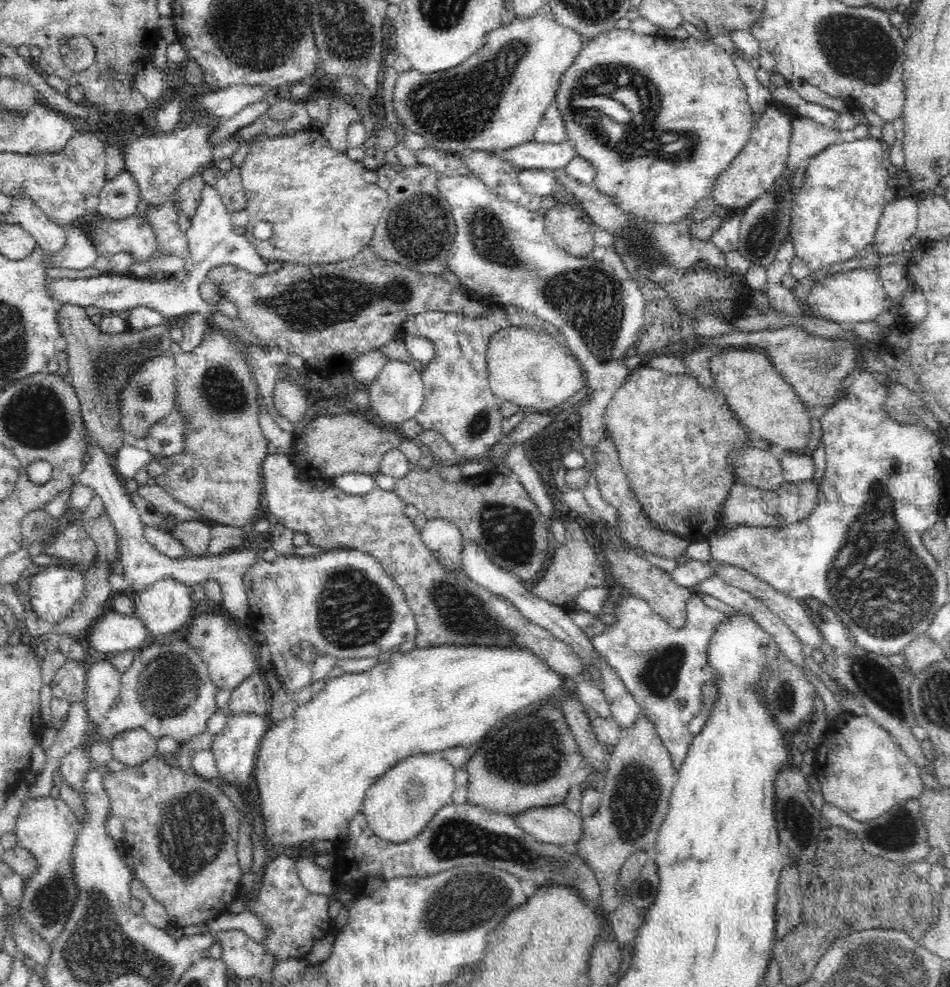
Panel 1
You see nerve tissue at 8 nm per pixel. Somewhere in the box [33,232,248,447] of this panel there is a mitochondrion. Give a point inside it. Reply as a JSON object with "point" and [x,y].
{"point":[103,365]}

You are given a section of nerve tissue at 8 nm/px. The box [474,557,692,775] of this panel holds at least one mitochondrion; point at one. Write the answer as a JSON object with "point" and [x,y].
{"point":[657,669]}

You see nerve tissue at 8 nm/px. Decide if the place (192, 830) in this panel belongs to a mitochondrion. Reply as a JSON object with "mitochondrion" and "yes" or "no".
{"mitochondrion":"yes"}

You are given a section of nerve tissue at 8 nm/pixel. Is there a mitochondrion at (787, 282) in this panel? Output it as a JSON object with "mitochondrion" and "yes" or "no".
{"mitochondrion":"no"}

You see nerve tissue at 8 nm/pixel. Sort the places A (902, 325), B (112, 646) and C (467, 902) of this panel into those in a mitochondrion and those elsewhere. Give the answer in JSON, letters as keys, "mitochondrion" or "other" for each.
{"A":"other","B":"other","C":"mitochondrion"}

